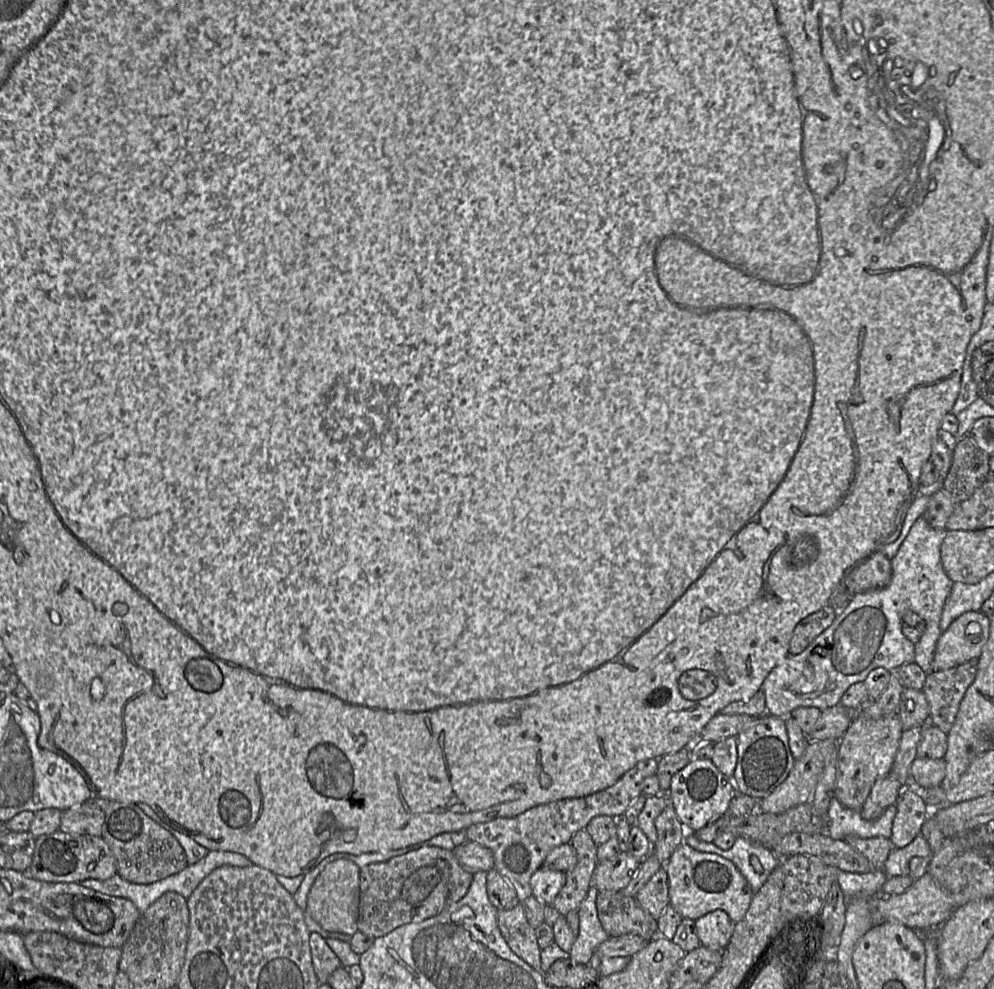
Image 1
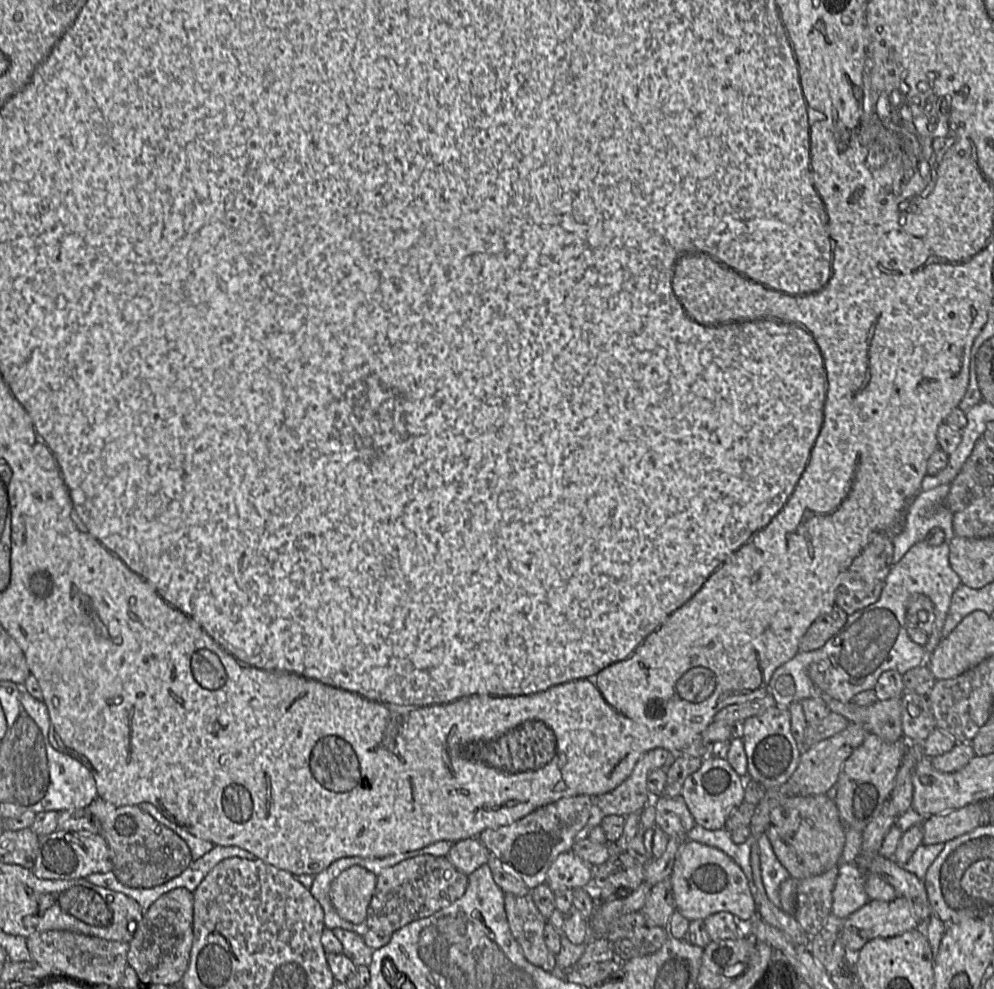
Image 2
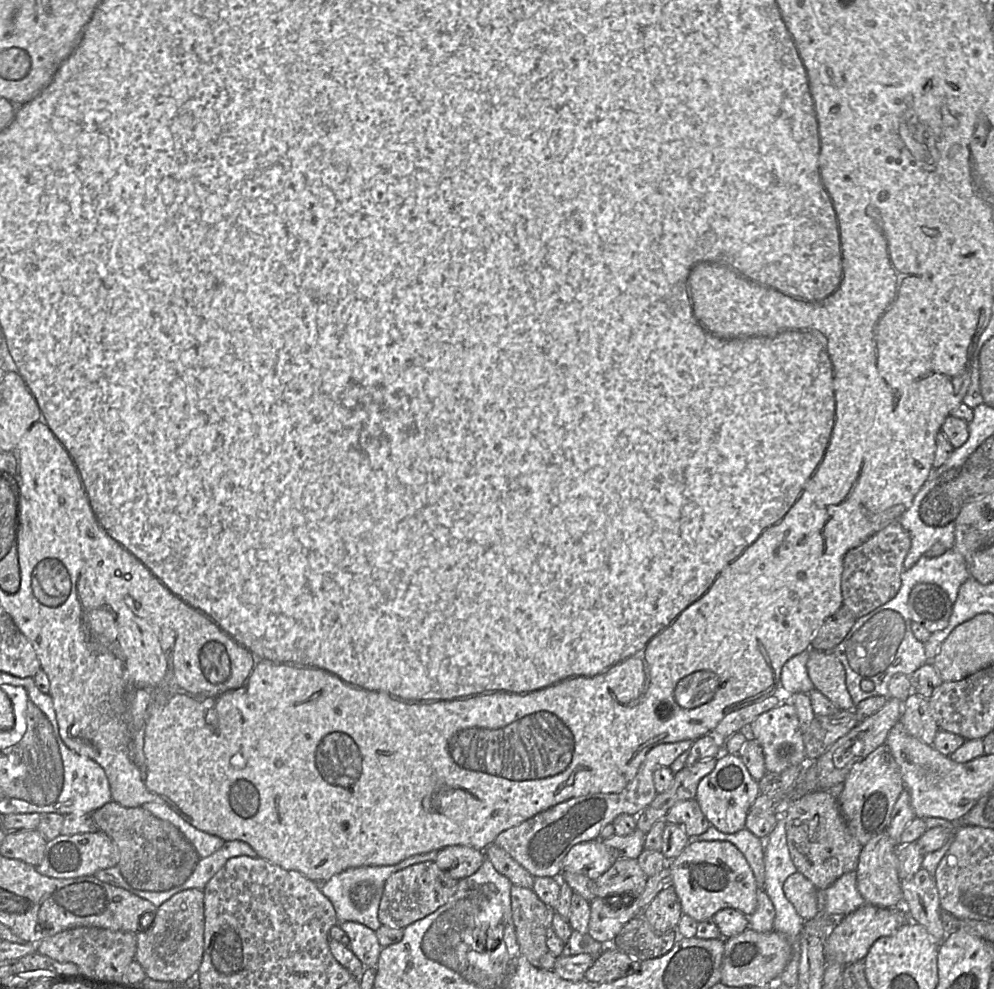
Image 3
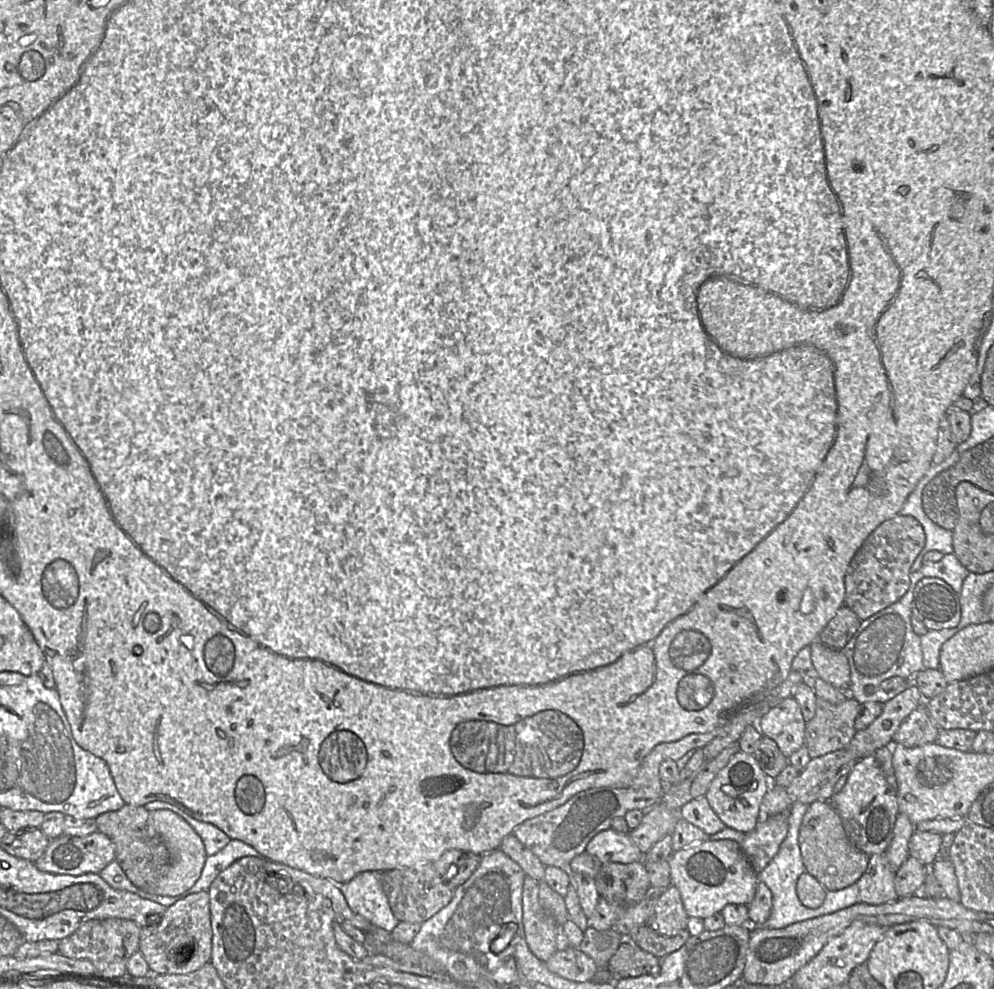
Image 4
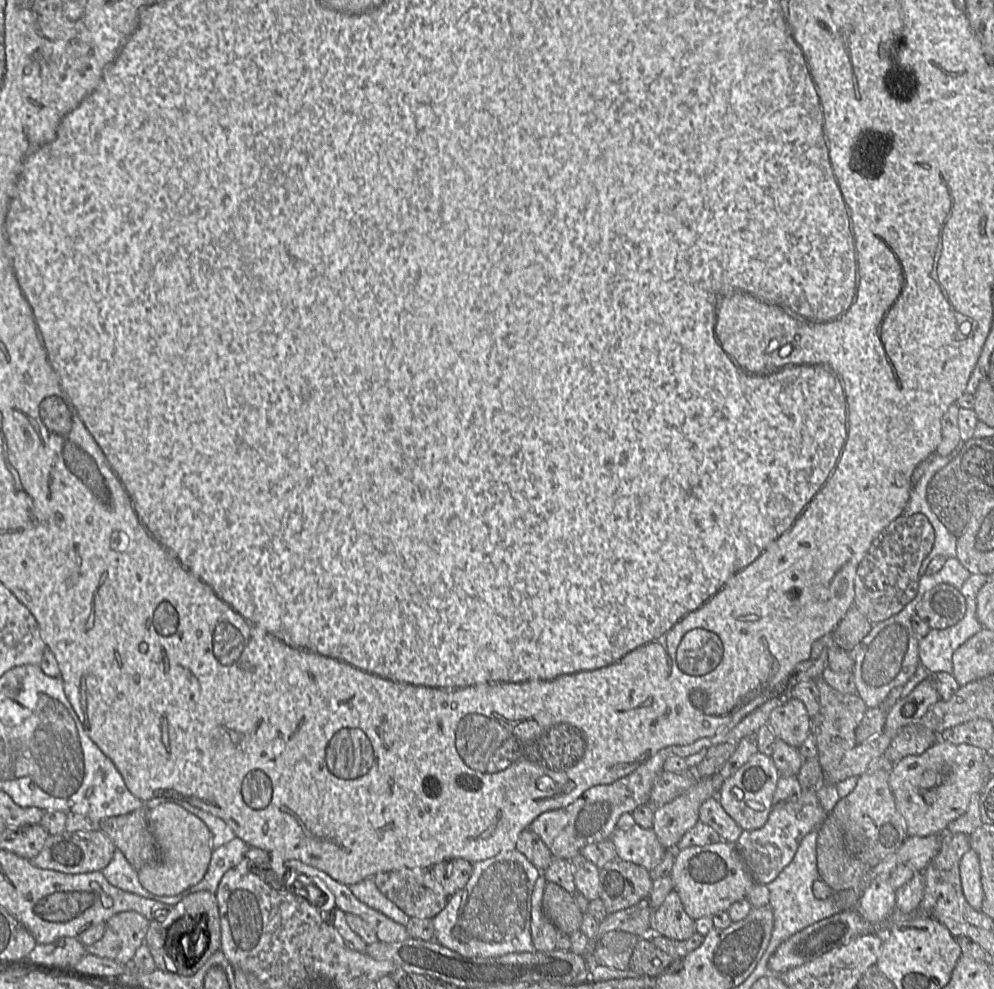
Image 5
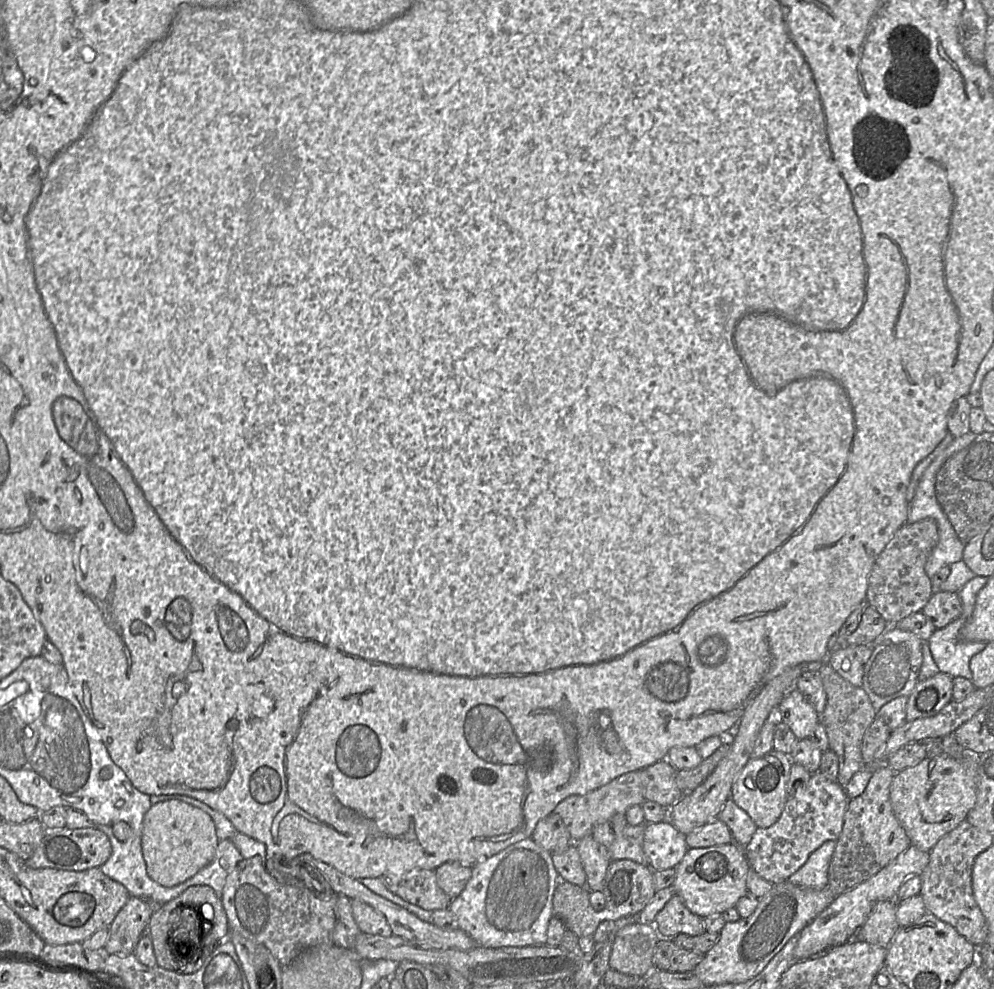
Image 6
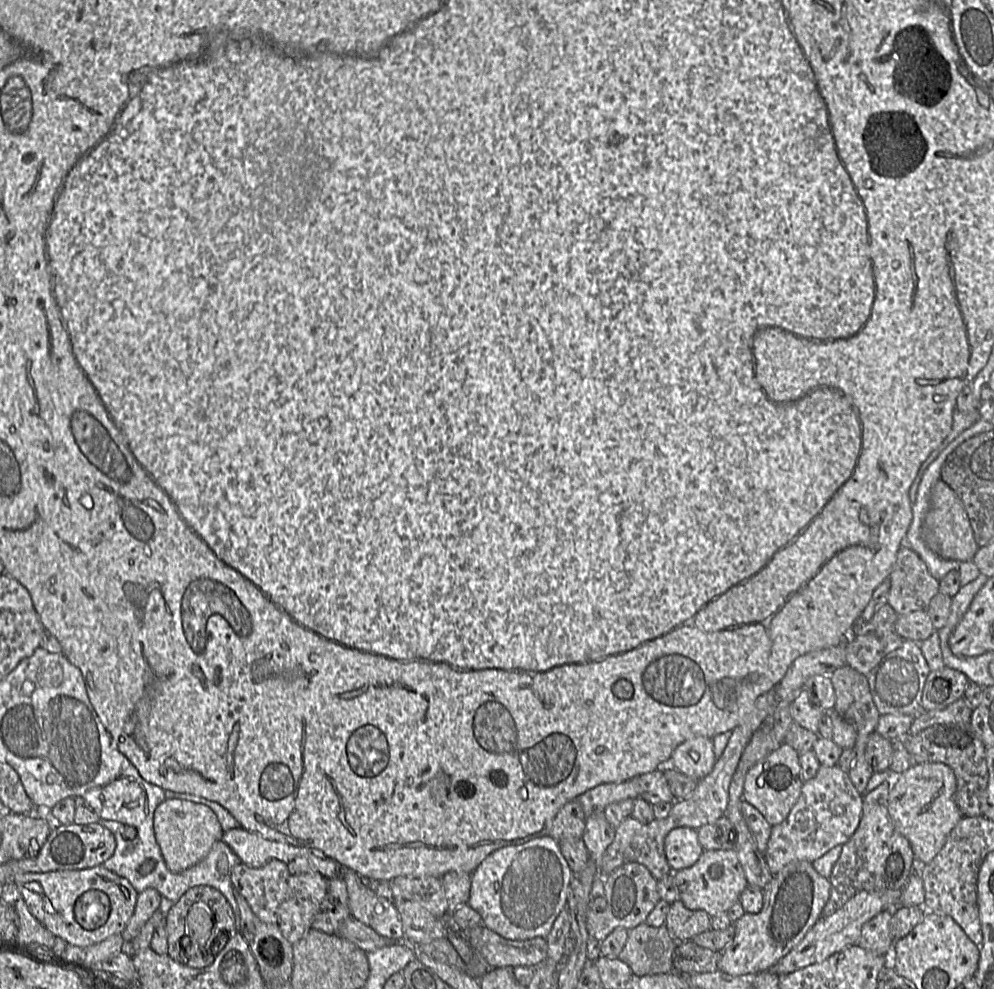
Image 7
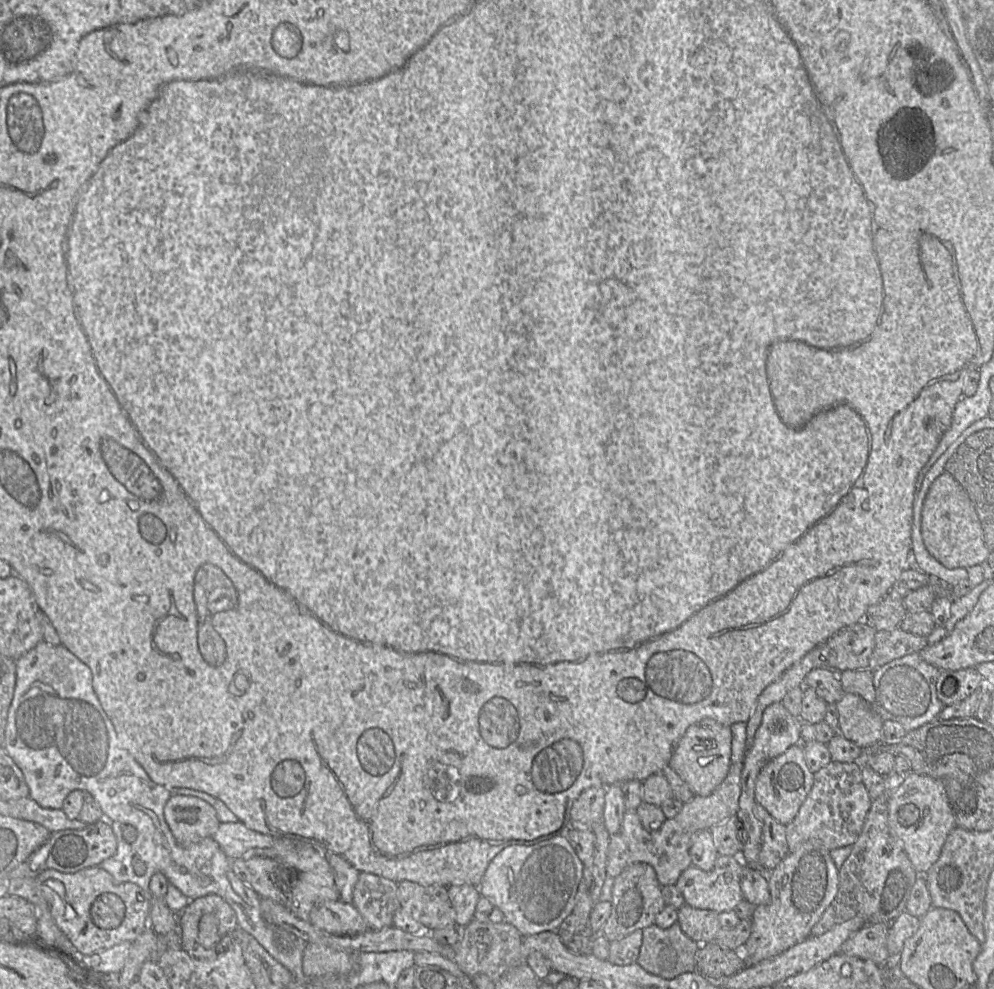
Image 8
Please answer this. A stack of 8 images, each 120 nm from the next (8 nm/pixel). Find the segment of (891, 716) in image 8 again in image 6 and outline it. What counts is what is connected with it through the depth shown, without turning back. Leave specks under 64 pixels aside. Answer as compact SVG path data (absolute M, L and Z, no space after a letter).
M890 626L872 644L872 653L864 666L861 687L865 690L876 711L889 701L908 697L917 683L923 661L922 640L915 634Z

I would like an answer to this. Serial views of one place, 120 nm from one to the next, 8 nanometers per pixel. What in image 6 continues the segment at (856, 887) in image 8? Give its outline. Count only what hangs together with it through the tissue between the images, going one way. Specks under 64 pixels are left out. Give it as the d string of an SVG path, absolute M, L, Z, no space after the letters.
M887 764L873 769L864 792L850 800L847 806L843 828L828 868L828 887L835 897L877 874L912 845L892 809L890 786L894 774Z

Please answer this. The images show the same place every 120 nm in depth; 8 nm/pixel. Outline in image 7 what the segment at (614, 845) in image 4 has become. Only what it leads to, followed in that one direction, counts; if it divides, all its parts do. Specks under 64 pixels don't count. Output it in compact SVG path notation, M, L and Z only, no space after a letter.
M689 827L671 830L665 838L664 849L673 872L693 866L704 851L697 830Z

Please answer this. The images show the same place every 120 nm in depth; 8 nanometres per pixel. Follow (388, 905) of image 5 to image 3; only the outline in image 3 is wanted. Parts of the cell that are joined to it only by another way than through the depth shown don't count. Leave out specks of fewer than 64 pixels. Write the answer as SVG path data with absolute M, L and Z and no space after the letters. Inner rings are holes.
M431 851L424 854L418 854L411 857L408 857L397 864L388 865L388 866L359 866L354 868L348 868L340 873L333 875L330 879L325 882L320 883L321 892L330 900L332 903L336 917L339 922L352 921L361 923L368 928L376 931L381 927L381 923L378 920L378 908L381 901L384 884L387 878L394 872L401 870L405 867L408 867L413 864L417 864L423 861L434 861L437 857L438 851ZM360 882L372 882L375 886L375 896L371 903L365 909L357 909L350 898L350 891L352 887Z

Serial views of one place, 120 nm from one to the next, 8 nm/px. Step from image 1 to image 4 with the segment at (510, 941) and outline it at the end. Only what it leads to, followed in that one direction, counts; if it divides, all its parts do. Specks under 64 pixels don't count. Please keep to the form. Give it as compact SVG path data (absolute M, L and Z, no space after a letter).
M526 876L522 892L523 927L531 952L546 962L557 951L557 923L543 909L539 901L540 881Z

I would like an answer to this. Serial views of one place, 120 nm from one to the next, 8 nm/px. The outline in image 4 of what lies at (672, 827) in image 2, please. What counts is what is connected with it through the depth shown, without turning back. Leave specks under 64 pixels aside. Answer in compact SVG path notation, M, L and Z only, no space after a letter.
M705 797L696 798L679 809L680 818L711 836L725 829L725 824L713 811Z

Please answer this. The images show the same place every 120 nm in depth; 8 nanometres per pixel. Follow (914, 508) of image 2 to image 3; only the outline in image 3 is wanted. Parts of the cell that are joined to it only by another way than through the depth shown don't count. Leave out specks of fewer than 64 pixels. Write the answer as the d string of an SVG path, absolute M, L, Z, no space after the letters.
M951 469L936 479L928 479L915 495L911 506L900 517L899 523L909 533L911 547L904 560L904 570L913 567L916 562L936 543L942 544L946 550L954 548L955 522L943 527L926 525L920 517L920 505L925 496L935 487L939 487L957 477L959 469Z

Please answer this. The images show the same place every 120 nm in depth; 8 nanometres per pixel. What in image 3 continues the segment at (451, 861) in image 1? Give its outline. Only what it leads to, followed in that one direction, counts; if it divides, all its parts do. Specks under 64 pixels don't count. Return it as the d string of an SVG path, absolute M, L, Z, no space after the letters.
M423 861L398 870L385 881L378 920L381 925L404 929L446 904L455 894L458 881L443 872L434 861Z

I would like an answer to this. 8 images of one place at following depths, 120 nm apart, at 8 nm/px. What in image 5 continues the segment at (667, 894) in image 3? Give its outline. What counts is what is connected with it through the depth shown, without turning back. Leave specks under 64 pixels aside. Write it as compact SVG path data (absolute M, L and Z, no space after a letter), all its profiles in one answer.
M673 889L663 903L653 910L650 934L684 941L696 932L695 920L685 911L678 893Z

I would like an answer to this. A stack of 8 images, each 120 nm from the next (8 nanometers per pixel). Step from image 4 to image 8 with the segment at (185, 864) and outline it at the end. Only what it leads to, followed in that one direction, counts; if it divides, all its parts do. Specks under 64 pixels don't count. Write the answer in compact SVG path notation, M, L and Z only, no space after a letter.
M171 795L164 806L164 818L181 846L211 837L219 826L215 809L205 800L186 795Z

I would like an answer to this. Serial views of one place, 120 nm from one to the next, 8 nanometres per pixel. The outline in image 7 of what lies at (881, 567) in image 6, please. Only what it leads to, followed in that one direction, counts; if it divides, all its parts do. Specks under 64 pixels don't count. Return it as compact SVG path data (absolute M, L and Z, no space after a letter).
M906 544L900 547L888 579L891 585L887 604L899 616L926 611L932 598L939 593L939 581L929 573L921 557Z

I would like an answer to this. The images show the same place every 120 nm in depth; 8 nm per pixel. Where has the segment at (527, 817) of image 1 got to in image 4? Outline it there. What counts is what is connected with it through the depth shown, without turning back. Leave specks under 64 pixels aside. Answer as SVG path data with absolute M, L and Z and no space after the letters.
M719 729L708 733L690 734L676 742L658 744L643 759L636 777L629 787L591 788L572 796L563 805L528 819L515 827L514 835L544 866L567 868L571 860L585 852L589 841L598 833L611 828L615 818L622 818L630 810L649 810L659 803L666 786L659 776L659 767L666 759L679 760L690 750L703 749L718 734Z

